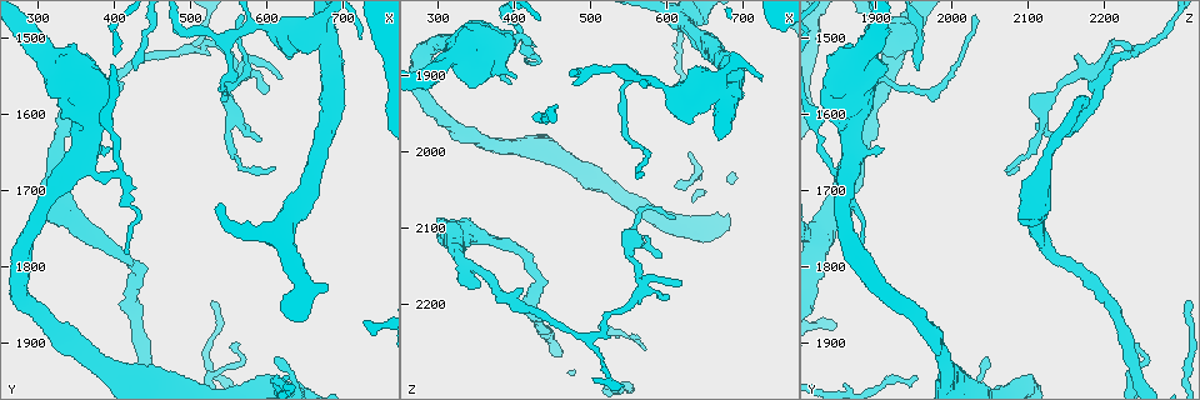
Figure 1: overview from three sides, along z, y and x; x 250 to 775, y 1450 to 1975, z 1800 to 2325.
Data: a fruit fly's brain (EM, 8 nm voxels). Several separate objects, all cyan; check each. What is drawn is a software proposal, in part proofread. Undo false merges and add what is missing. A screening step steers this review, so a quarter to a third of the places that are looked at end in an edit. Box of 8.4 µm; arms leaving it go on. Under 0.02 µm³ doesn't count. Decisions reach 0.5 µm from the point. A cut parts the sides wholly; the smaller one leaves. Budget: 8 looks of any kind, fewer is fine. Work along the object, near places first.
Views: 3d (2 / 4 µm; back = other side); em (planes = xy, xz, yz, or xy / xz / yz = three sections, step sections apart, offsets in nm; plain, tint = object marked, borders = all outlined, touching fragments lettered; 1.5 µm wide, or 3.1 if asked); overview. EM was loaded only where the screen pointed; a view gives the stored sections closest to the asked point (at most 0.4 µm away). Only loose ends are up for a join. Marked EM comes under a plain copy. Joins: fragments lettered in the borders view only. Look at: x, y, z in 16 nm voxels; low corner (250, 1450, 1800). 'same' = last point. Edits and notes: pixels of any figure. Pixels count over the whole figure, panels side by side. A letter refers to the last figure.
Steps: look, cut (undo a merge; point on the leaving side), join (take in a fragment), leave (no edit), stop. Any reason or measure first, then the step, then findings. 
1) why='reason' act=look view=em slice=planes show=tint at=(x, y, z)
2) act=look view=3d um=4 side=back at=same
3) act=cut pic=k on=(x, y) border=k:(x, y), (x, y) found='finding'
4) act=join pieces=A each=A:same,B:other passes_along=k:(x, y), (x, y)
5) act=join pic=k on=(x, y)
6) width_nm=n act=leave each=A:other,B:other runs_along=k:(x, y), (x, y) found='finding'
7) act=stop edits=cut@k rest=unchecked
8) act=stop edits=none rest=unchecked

why='branch stops here' act=look view=3d um=4 at=(605, 1570, 2185)

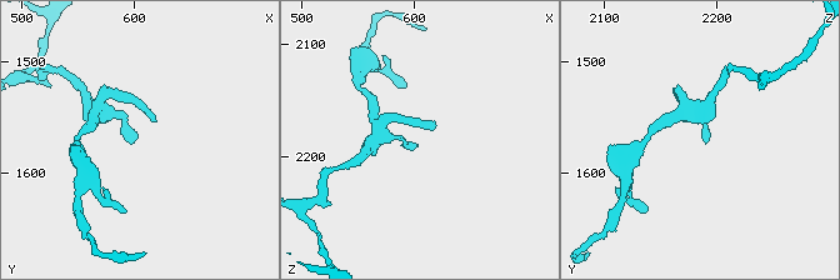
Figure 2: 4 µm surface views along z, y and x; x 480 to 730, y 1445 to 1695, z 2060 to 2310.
why='now the EM' act=look view=em slice=planes show=borders at=(602, 1568, 2188)

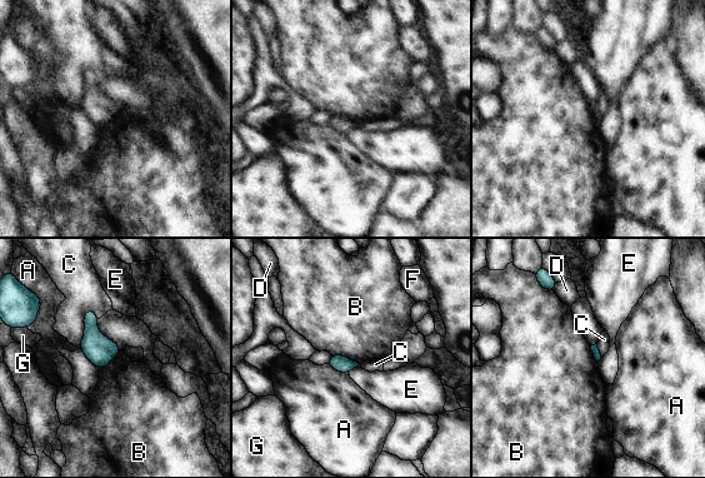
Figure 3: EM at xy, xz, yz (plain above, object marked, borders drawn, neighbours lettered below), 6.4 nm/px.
act=leave each=A:other,B:other,C:other,D:other,E:other,F:other,G:other border=3:(331, 354), (345, 355), (359, 364) found='no lettered fragment goes on from it'

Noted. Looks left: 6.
why='an open end' act=look view=3d um=2 at=(610, 1670, 2085)

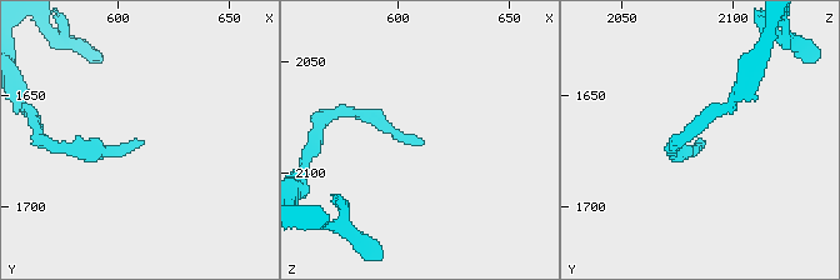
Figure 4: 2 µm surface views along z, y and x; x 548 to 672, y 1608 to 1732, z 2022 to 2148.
act=look view=em slice=planes show=tint at=(613, 1671, 2087)

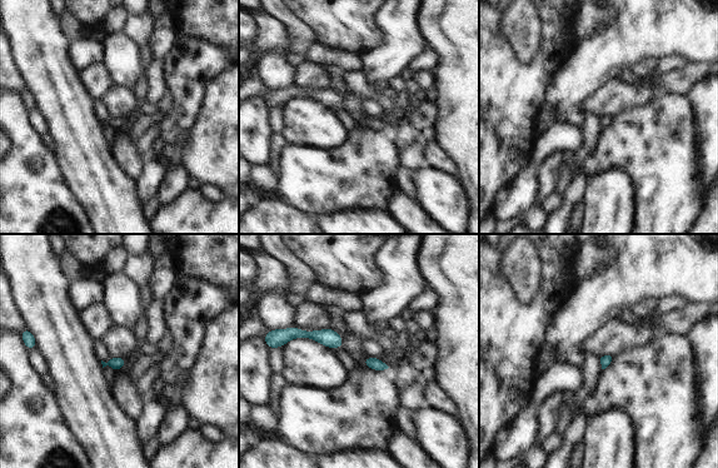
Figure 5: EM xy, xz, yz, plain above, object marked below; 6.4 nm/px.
why='see the neighbours' act=look view=em slice=planes show=borders at=same

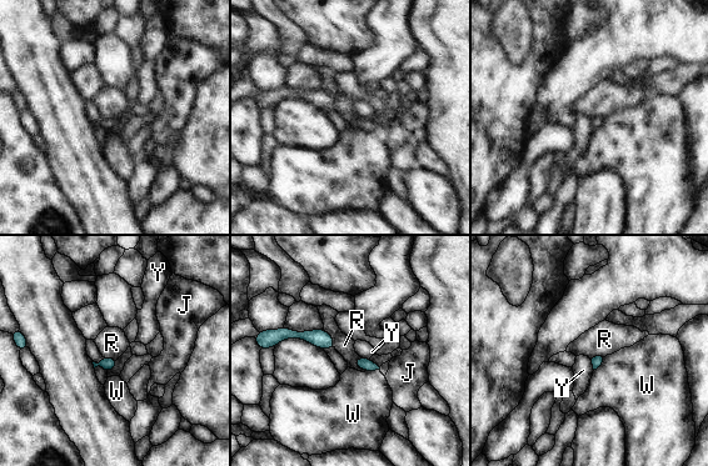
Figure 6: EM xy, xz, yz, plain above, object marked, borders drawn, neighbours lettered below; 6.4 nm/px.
act=leave each=J:other,R:other,W:other,Y:other border=6:(603, 357), (603, 361), (594, 370) found='no lettered fragment goes on from it'

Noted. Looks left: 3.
why='arms part here' act=look view=em slice=xy step=4 show=tint at=(405, 1680, 1850)

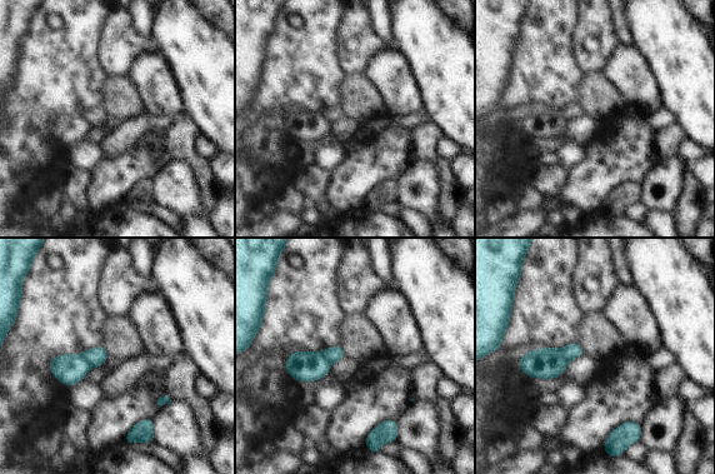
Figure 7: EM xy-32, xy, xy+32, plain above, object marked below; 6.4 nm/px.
act=look view=em slice=xy step=4 show=borders at=same

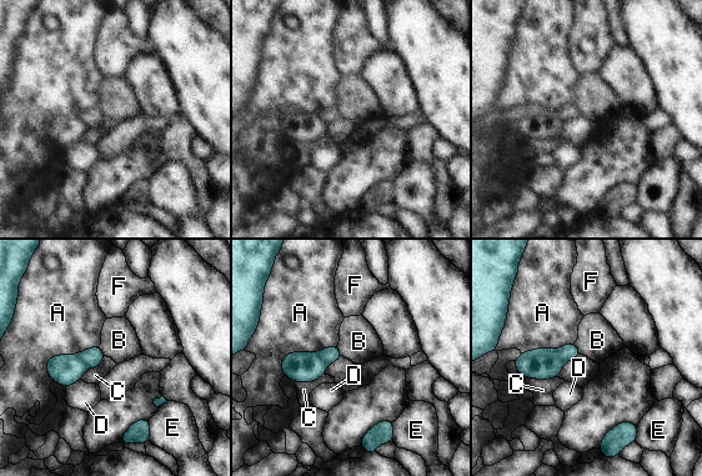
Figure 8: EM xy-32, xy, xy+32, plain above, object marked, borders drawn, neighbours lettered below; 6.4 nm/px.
act=cut pic=8 on=(93, 357) each=A:other,B:other,C:other,D:other,E:other,F:other border=8:(76, 355), (88, 367) found='two neurons meet here'

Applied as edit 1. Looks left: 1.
act=stop edits=cut@8 rest=unchecked

